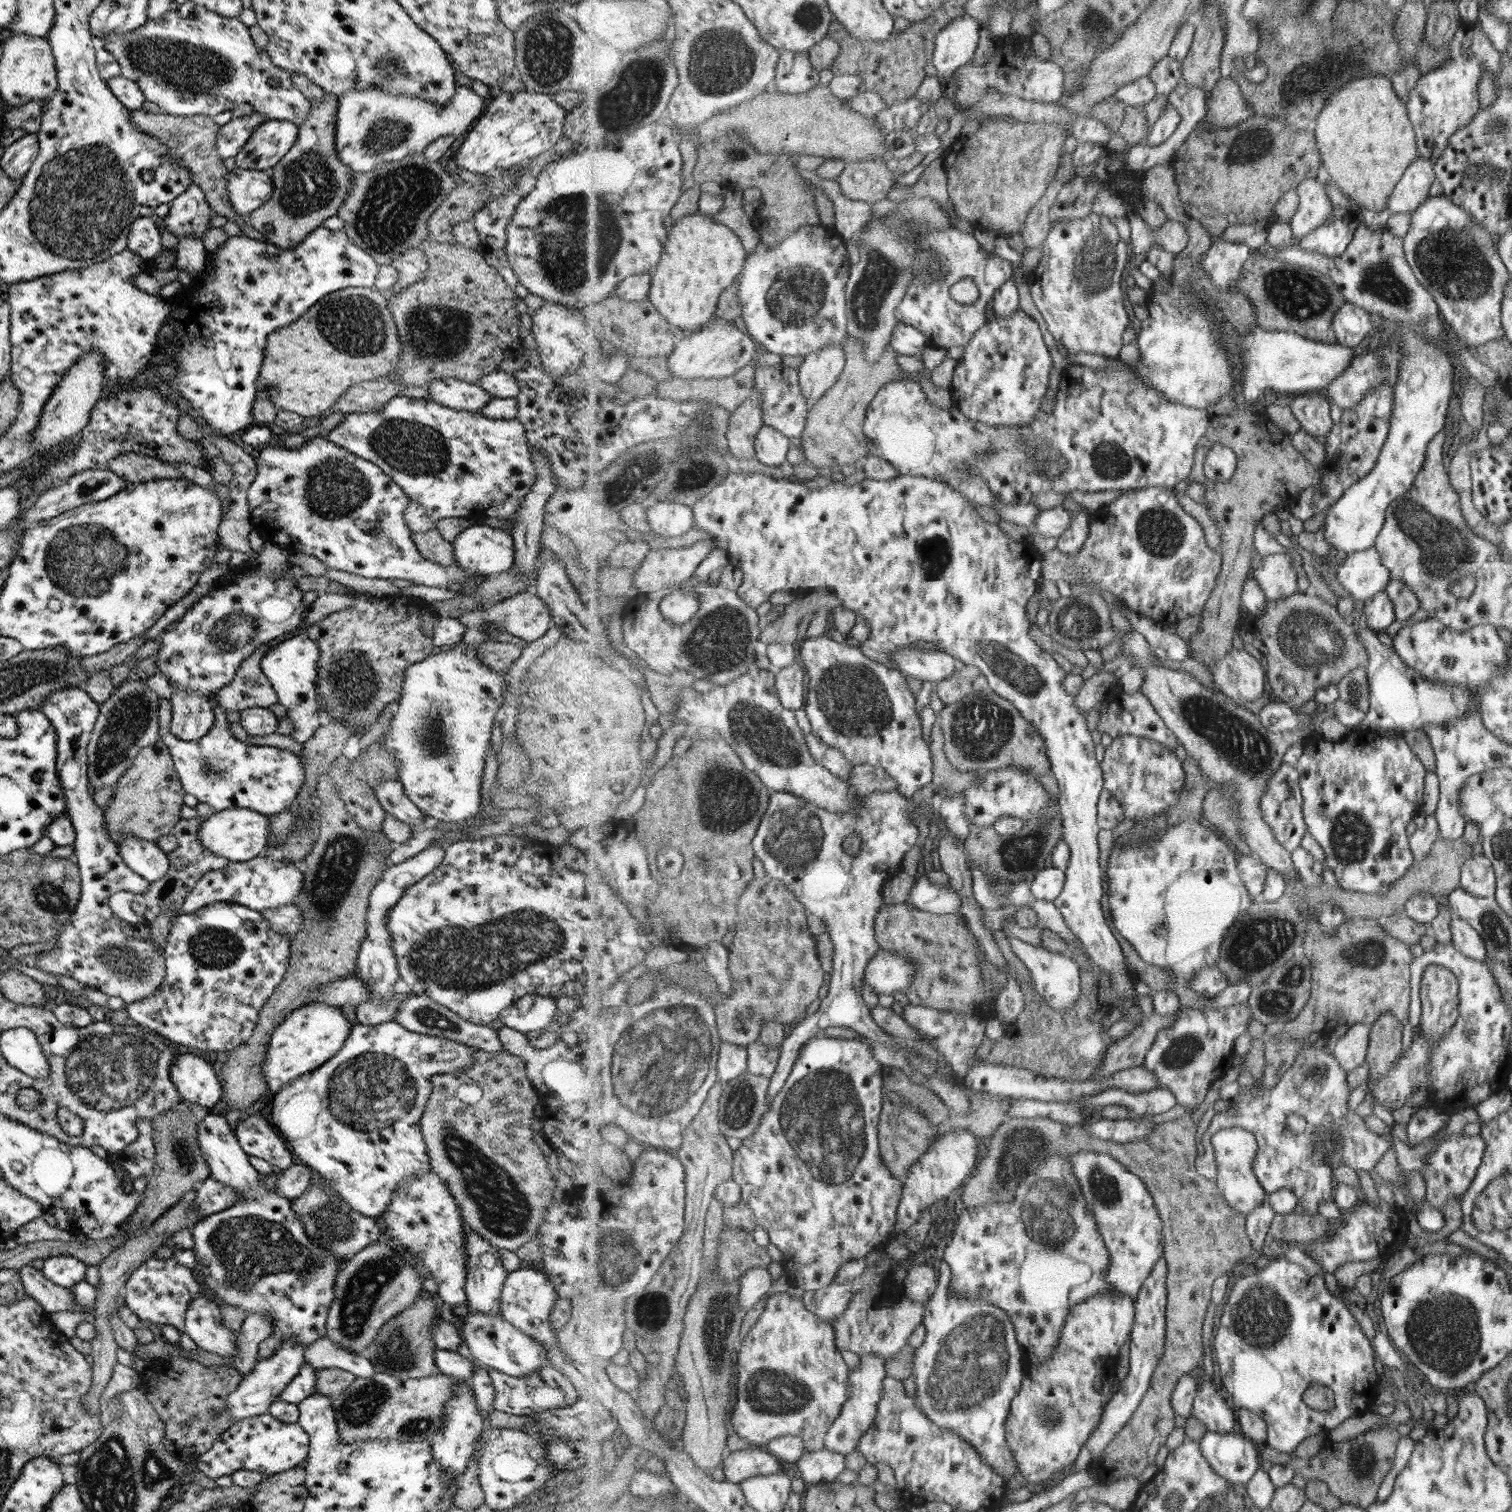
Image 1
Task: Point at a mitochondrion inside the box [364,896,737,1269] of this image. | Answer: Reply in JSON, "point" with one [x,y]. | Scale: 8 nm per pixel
{"point":[659,1065]}

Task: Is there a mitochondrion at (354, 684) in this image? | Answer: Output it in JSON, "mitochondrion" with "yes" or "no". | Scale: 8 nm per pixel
{"mitochondrion":"yes"}

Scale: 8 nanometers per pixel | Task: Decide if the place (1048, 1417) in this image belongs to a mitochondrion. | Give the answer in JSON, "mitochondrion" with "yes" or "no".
{"mitochondrion":"yes"}

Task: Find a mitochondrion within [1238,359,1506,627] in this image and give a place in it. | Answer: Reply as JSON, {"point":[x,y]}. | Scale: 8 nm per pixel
{"point":[1445,550]}

